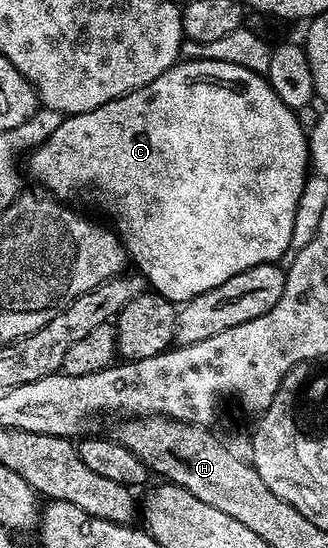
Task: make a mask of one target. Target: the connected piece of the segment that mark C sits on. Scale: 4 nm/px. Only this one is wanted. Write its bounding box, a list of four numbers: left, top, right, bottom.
[29,57,311,303]

